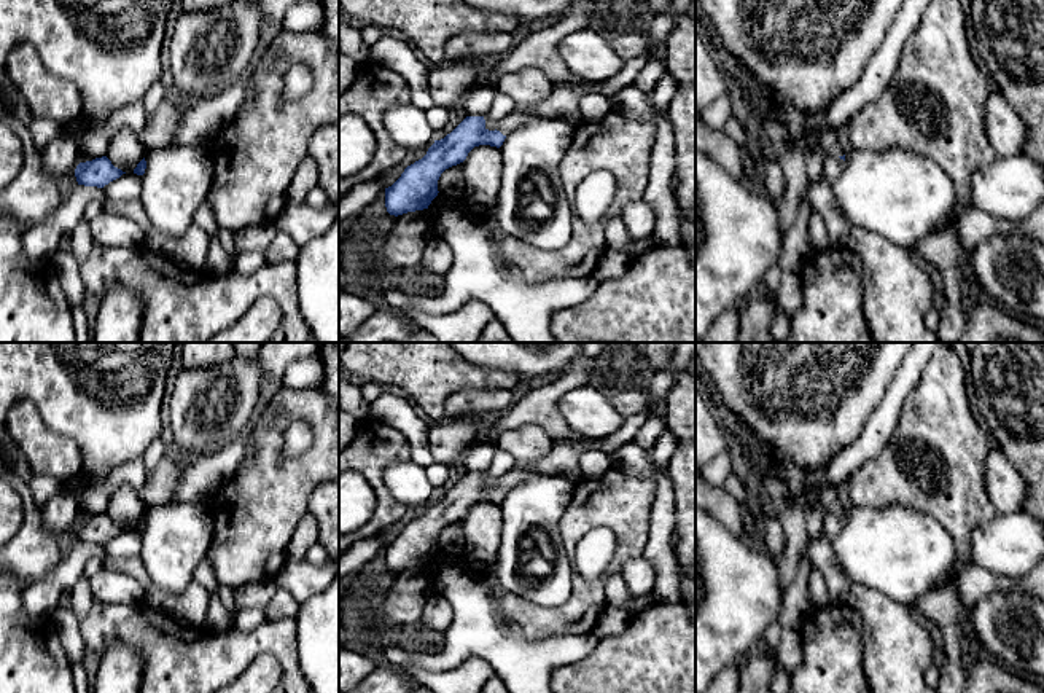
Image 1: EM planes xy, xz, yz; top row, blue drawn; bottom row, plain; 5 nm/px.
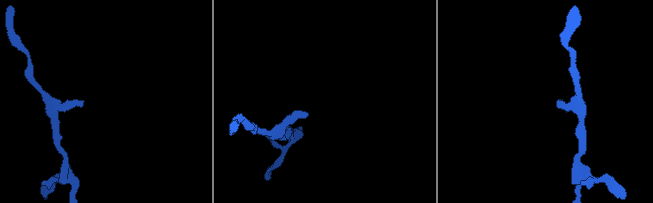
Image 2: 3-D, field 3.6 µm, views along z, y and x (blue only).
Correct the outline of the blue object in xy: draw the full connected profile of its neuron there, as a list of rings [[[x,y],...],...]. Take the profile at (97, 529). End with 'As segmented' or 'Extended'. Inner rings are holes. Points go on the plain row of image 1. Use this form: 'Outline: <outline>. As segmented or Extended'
Outline: [[[107,513],[80,519],[75,526],[78,542],[103,545],[110,538],[119,535],[121,526],[115,524]]]. As segmented

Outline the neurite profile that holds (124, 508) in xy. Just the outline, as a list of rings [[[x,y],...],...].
[[[129,484],[119,486],[110,497],[107,515],[126,531],[134,531],[137,521],[145,515],[137,489]]]

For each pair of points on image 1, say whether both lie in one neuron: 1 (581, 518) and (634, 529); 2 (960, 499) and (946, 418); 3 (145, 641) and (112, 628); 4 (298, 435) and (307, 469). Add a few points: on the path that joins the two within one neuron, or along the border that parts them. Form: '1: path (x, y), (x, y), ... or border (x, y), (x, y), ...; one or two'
1: path (594, 518), (621, 518); one
2: path (952, 478), (952, 465), (946, 454), (946, 438); one
3: path (137, 633), (132, 628), (120, 628); one
4: border (306, 421), (311, 445), (296, 456), (285, 458); two

